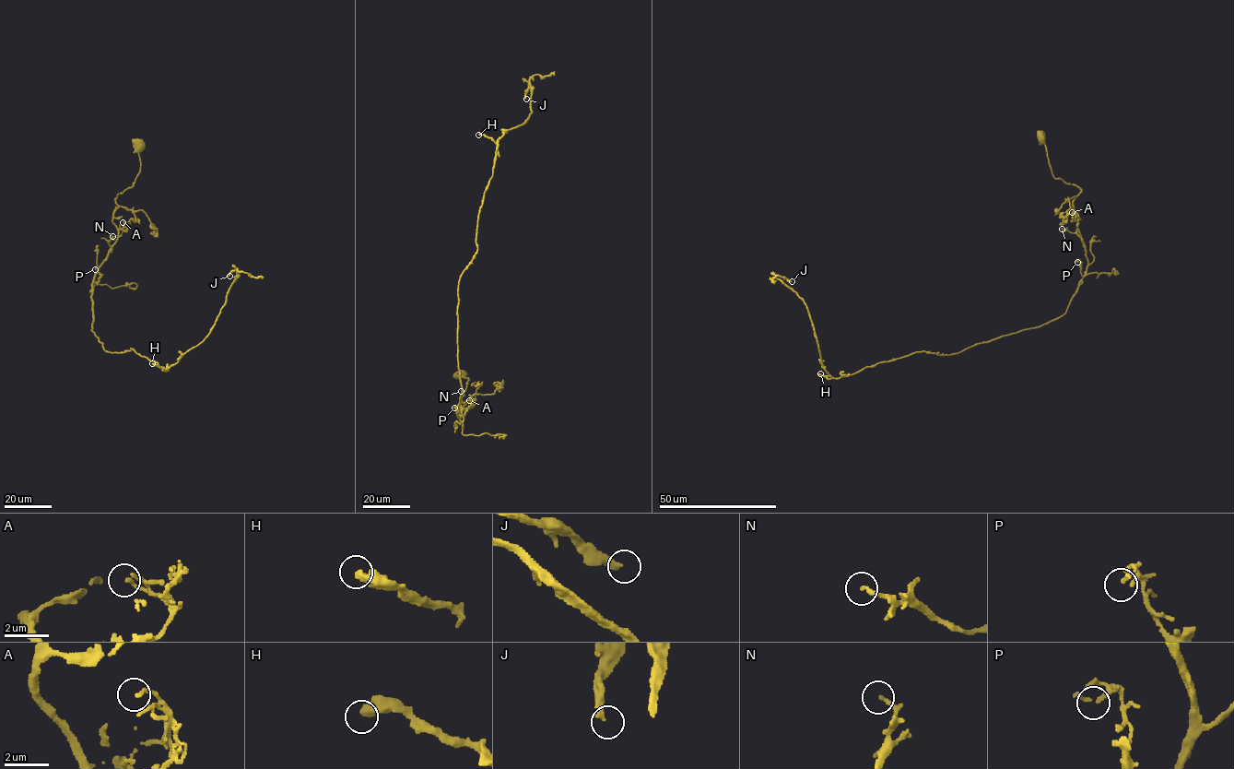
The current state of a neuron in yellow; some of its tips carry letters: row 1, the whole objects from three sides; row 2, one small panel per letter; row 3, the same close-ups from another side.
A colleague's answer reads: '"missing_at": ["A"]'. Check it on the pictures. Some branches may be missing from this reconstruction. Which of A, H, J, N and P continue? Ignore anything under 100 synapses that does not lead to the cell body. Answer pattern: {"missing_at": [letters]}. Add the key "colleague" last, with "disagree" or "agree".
{"missing_at": ["J"], "colleague": "disagree"}

